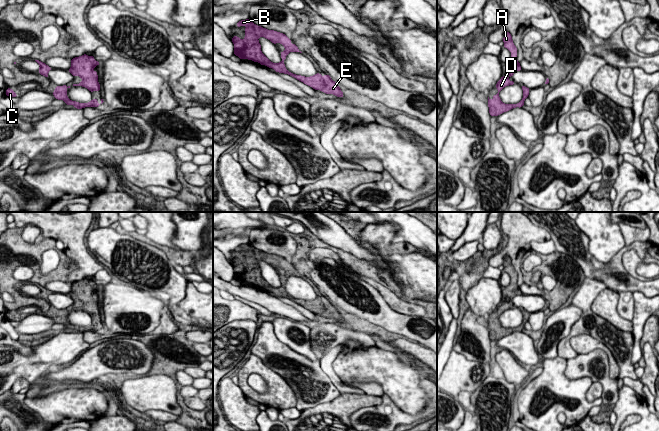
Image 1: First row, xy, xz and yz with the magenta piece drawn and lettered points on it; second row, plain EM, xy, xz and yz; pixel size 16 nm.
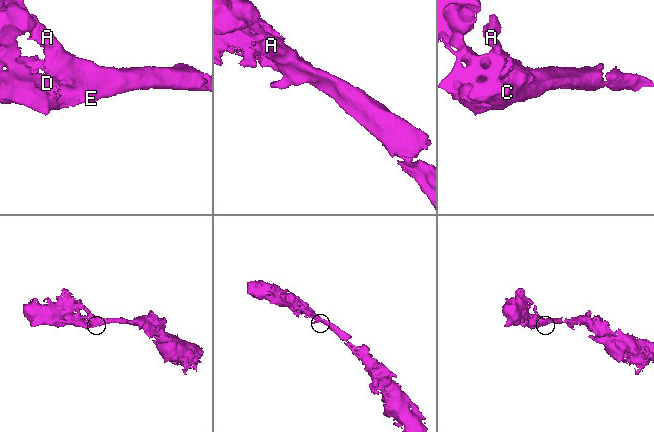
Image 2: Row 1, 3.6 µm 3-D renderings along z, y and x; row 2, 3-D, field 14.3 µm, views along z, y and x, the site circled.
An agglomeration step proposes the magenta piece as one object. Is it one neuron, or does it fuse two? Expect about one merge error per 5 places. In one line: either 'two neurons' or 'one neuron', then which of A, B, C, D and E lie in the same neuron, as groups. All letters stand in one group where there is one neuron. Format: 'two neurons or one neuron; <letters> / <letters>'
one neuron; A B C D E

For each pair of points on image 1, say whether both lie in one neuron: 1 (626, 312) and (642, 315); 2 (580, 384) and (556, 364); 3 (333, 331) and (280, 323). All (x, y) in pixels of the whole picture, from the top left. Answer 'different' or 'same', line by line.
1: different
2: same
3: different

